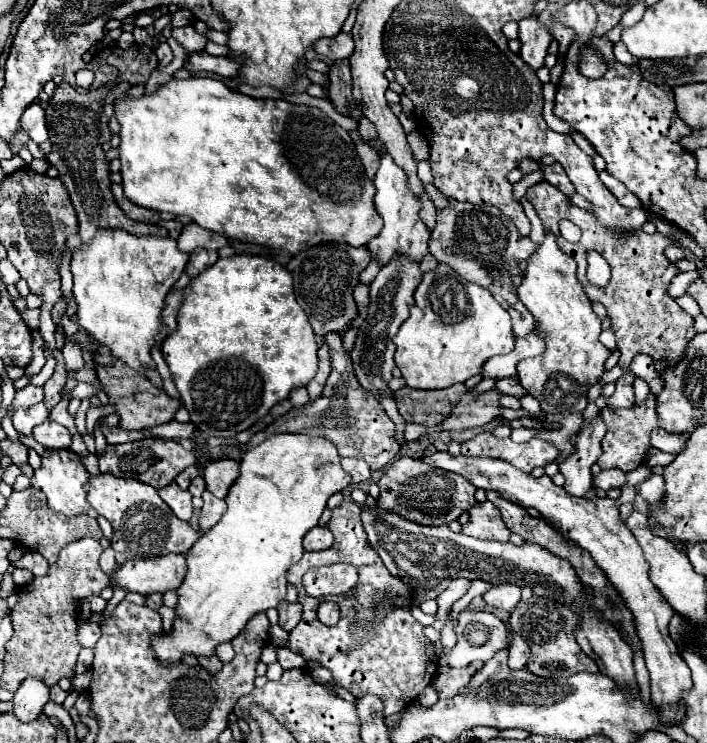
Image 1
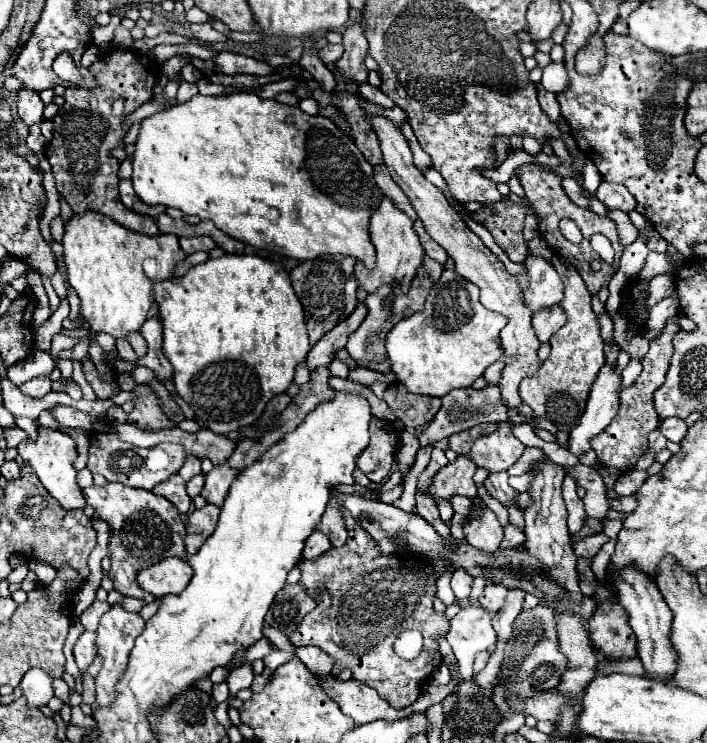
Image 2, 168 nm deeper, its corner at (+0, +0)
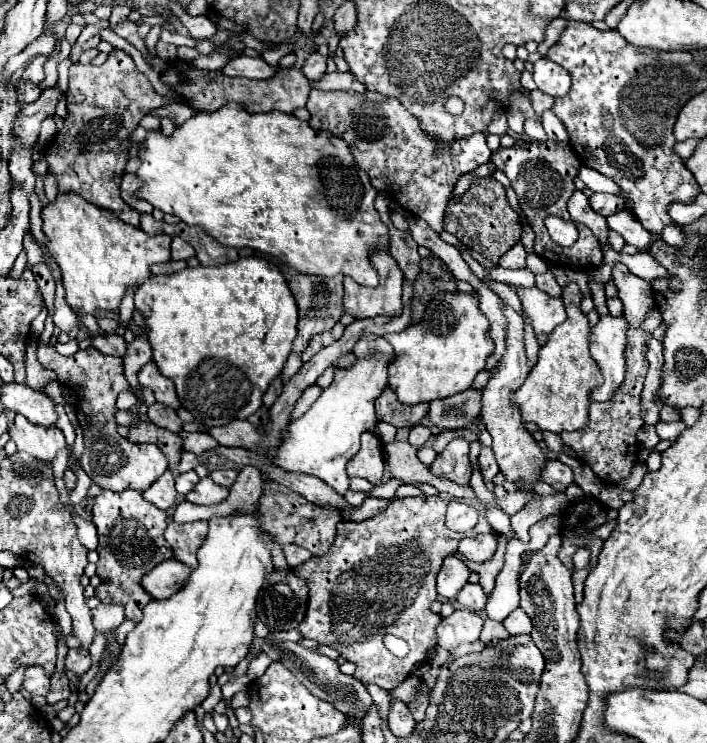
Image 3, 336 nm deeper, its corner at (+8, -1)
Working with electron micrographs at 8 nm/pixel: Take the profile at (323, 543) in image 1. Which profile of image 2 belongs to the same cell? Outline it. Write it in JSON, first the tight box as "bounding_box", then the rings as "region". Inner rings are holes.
{"bounding_box":[303,531,331,559],"region":[[[313,531],[307,539],[305,539],[305,549],[303,549],[303,559],[317,559],[319,555],[323,555],[325,551],[329,551],[331,543],[327,539],[327,535]]]}

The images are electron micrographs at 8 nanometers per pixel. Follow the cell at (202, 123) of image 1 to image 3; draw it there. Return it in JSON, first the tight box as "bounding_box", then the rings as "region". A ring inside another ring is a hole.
{"bounding_box":[135,106,389,288],"region":[[[223,106],[213,112],[195,112],[187,122],[179,124],[171,136],[165,136],[163,130],[147,130],[145,140],[139,144],[139,170],[135,172],[137,178],[143,182],[143,186],[137,190],[137,196],[141,200],[147,200],[155,208],[161,208],[167,214],[179,216],[183,222],[201,226],[211,238],[215,238],[223,246],[233,246],[233,248],[253,248],[263,254],[271,256],[281,256],[281,262],[293,266],[301,274],[315,274],[315,276],[335,276],[335,274],[345,274],[357,280],[357,284],[371,286],[375,288],[379,284],[377,272],[369,264],[369,250],[373,248],[389,248],[389,230],[381,222],[379,212],[375,210],[375,198],[377,190],[371,186],[369,176],[357,168],[353,162],[353,156],[345,144],[345,140],[339,140],[331,132],[315,130],[309,126],[309,122],[303,122],[295,118],[293,114],[283,114],[283,112],[267,112],[267,114],[251,114],[245,108],[239,106]]]}

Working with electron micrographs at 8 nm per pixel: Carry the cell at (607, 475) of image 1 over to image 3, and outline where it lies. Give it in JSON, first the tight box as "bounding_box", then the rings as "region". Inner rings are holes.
{"bounding_box":[541,460,575,492],"region":[[[549,460],[543,474],[541,474],[541,480],[551,484],[553,488],[557,488],[559,492],[563,492],[567,486],[575,484],[575,478],[573,478],[573,472],[569,466],[561,464],[559,460]]]}

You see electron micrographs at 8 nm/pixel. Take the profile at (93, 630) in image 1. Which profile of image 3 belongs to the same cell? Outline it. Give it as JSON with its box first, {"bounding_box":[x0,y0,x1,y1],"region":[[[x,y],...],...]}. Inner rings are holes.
{"bounding_box":[65,648,91,676],"region":[[[71,648],[67,652],[67,658],[65,658],[65,666],[69,670],[73,670],[77,676],[81,676],[83,672],[89,670],[91,666],[91,658],[89,658],[89,652],[85,648]]]}

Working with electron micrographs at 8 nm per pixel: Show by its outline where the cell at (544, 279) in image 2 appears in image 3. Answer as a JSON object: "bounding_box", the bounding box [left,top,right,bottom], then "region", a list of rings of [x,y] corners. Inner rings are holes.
{"bounding_box":[535,272,561,296],"region":[[[545,272],[545,274],[537,274],[535,276],[535,286],[543,292],[547,292],[549,296],[561,296],[561,286],[557,284],[557,280],[553,278],[551,272]]]}

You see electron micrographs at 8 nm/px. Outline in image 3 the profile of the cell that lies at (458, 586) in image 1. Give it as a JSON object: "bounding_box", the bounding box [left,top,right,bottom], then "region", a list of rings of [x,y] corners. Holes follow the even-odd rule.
{"bounding_box":[437,556,469,600],"region":[[[447,556],[437,576],[439,596],[445,600],[453,600],[459,594],[459,590],[467,584],[469,574],[469,568],[461,560],[457,560],[455,556]]]}

